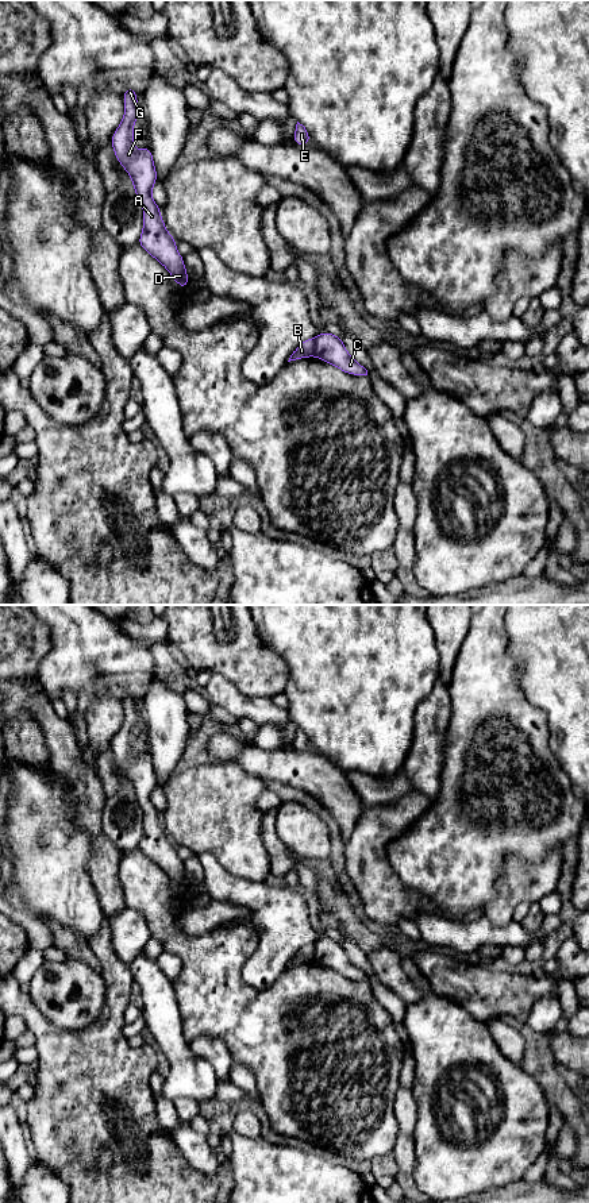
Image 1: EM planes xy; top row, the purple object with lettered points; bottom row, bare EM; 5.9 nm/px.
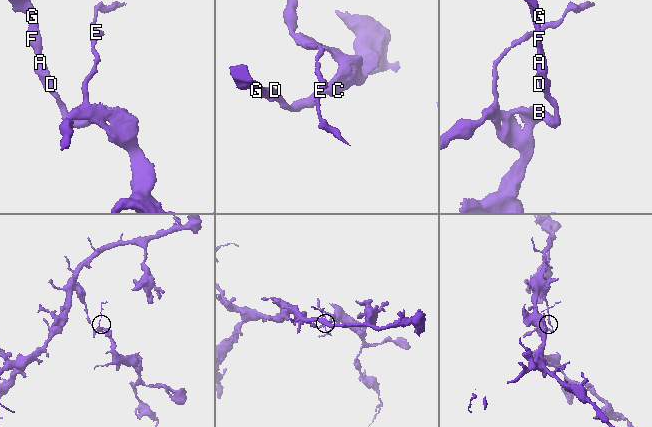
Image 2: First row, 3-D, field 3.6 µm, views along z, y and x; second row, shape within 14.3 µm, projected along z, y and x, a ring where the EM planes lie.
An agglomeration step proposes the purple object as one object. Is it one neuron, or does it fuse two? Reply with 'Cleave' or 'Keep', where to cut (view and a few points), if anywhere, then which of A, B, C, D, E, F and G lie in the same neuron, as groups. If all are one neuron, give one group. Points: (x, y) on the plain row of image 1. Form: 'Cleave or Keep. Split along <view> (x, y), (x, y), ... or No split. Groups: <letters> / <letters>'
Cleave. Split along xy (315, 944), (315, 956), (312, 959). Groups: A B D F G / C E

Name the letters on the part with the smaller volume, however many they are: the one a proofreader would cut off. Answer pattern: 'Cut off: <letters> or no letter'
Cut off: C, E

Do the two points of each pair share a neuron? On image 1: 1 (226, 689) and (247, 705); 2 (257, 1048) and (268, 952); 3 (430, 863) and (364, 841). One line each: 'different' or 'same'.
1: same
2: different
3: different

